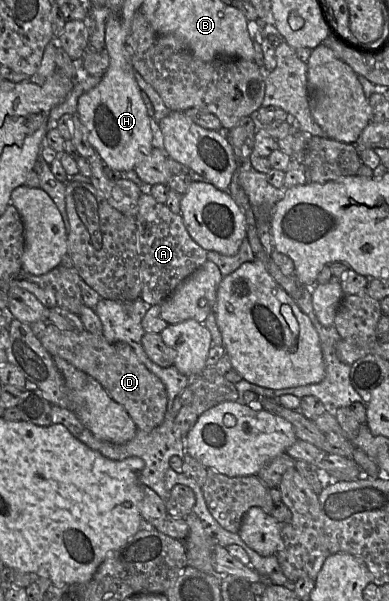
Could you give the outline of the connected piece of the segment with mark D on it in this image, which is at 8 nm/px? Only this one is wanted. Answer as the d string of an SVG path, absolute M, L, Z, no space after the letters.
M48 323L40 341L53 357L63 358L99 382L109 395L123 406L137 429L151 431L163 422L167 408L166 388L162 381L141 363L128 344L110 343L103 335L96 335L87 330L61 330L52 323Z

